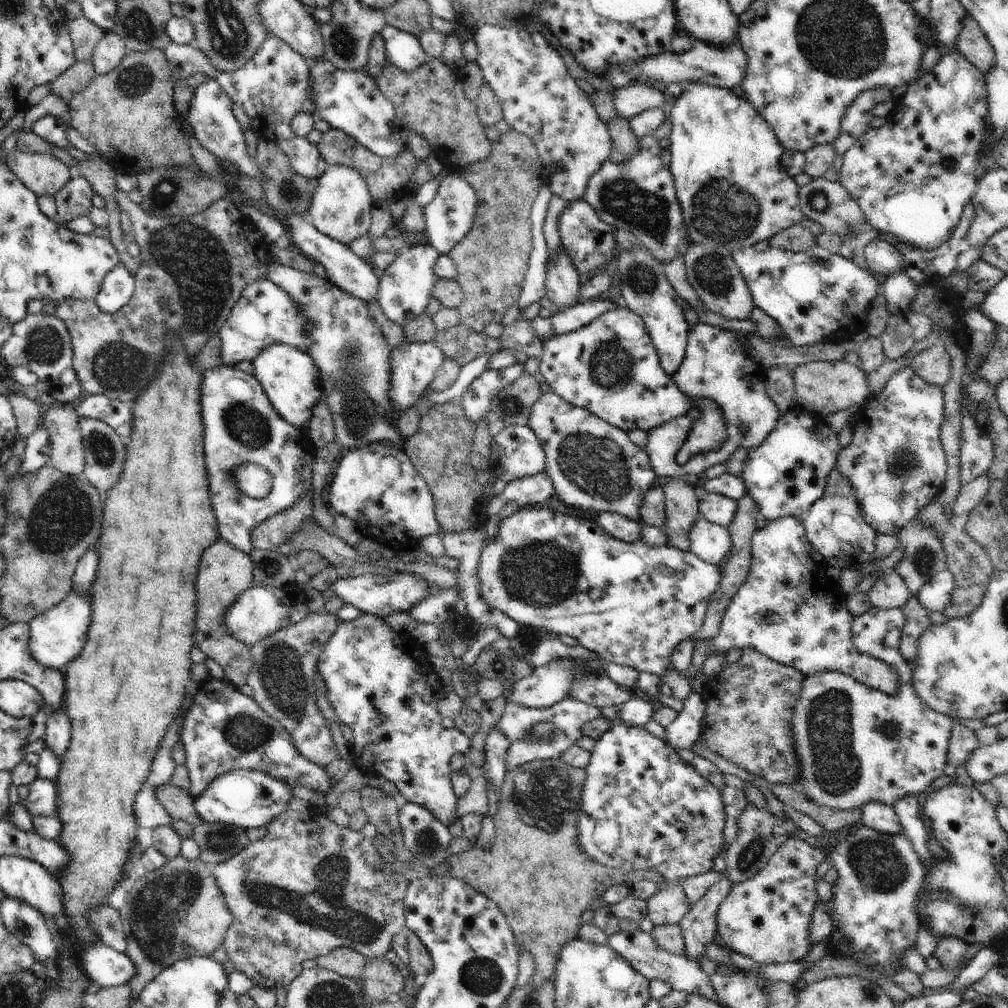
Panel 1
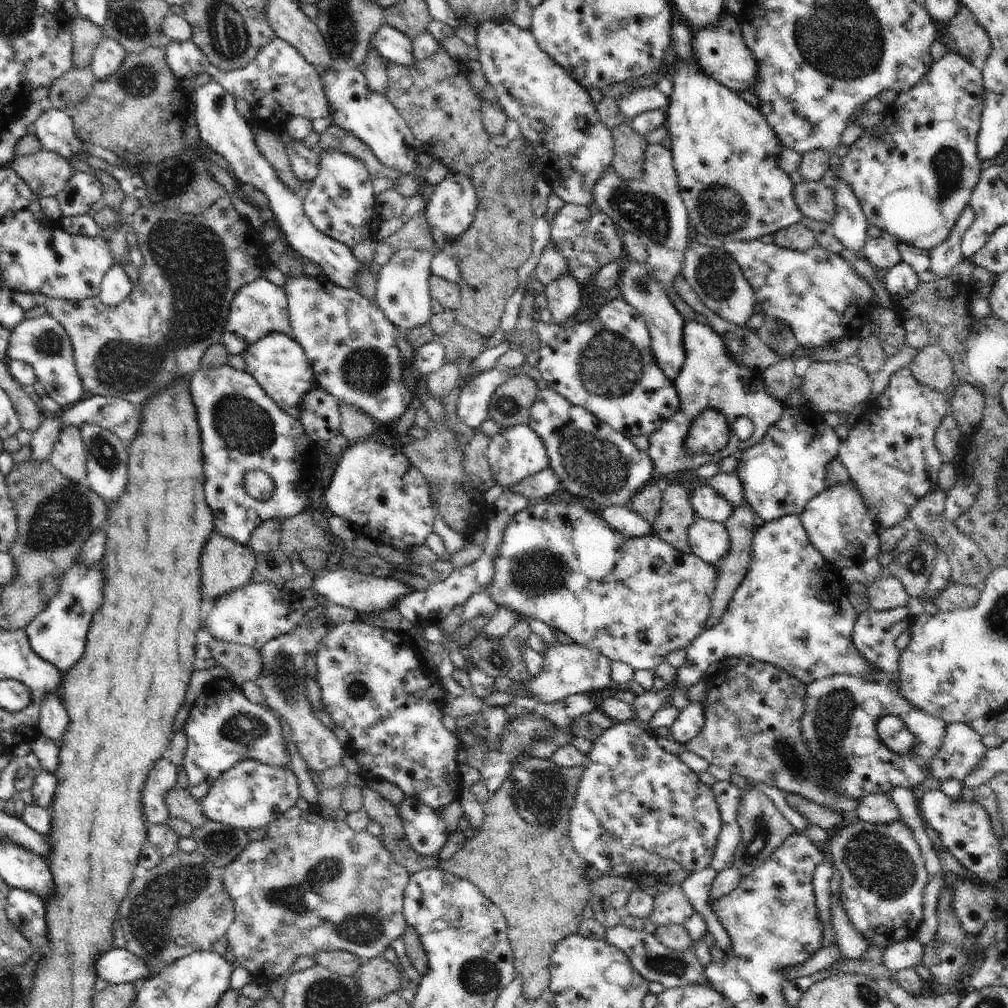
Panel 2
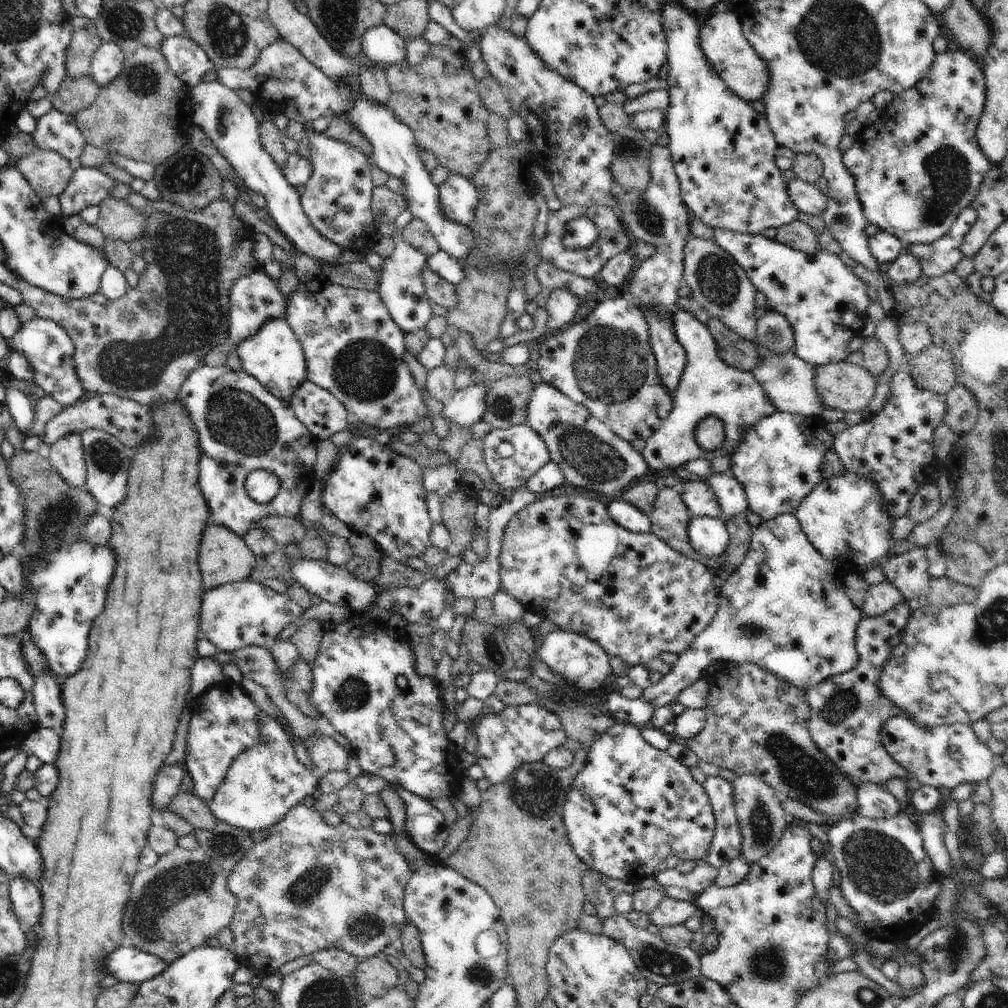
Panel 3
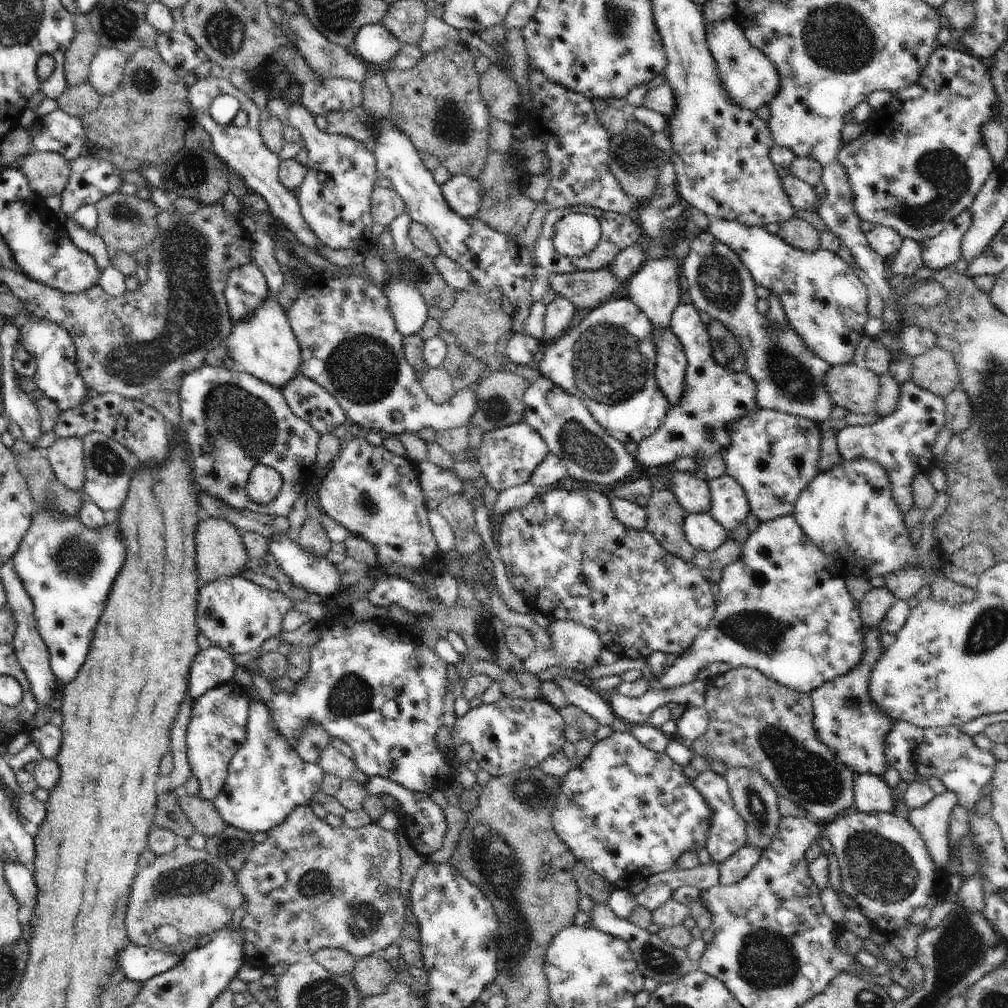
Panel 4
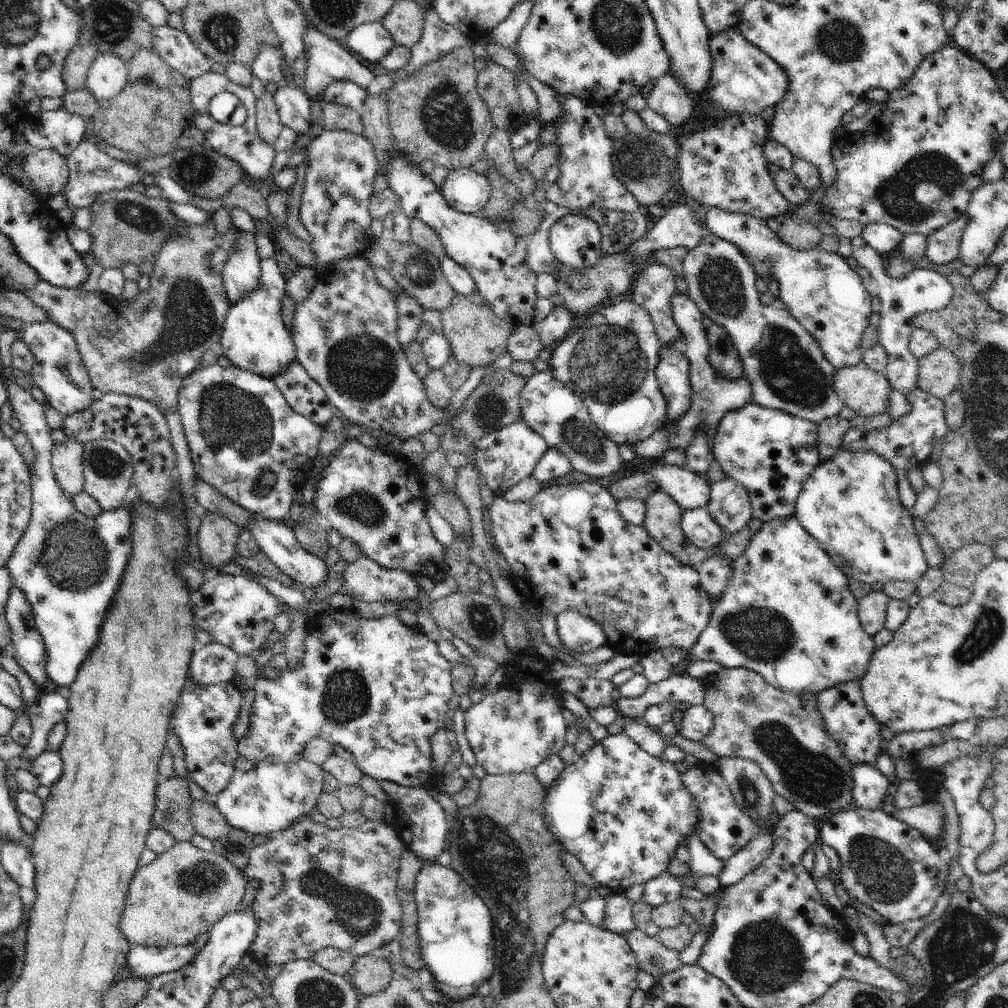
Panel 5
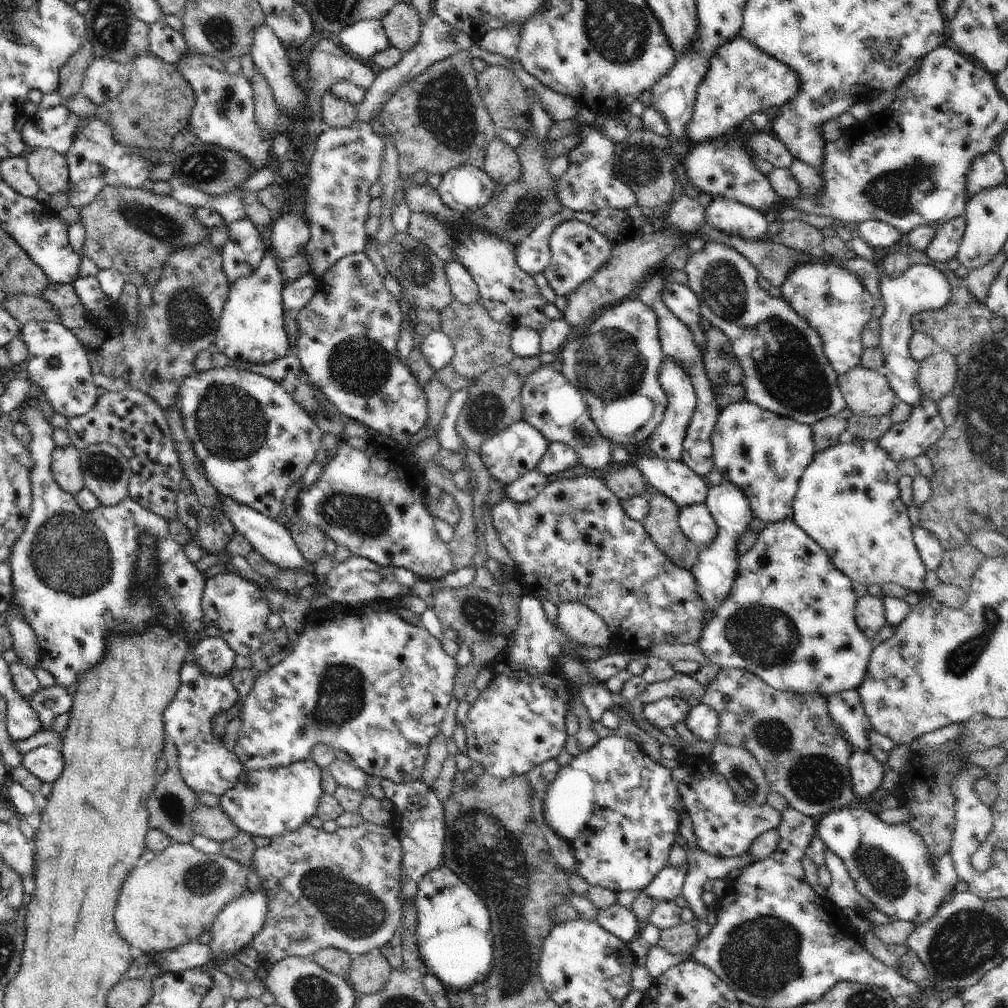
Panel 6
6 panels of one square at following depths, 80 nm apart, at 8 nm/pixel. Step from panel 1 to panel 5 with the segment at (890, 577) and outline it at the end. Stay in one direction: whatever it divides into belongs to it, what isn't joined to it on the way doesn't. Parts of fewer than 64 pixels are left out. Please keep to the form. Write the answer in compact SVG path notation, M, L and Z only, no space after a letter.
M870 592L857 600L857 614L862 630L870 637L880 632L885 624L886 608L891 599L884 592Z

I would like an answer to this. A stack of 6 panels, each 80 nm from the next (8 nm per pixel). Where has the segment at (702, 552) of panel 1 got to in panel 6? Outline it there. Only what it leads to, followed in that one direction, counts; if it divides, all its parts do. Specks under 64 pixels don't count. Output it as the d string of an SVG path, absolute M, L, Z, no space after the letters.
M705 502L680 508L678 524L684 537L688 538L698 550L705 550L716 540L717 526Z

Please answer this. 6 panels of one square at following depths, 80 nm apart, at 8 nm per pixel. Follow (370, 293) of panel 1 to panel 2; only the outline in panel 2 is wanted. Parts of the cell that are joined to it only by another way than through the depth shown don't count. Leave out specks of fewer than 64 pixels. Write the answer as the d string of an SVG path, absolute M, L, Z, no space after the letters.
M211 81L201 87L194 88L194 118L199 130L200 141L217 152L228 162L231 174L240 182L254 184L269 198L270 209L275 214L276 222L282 230L282 235L287 239L291 248L306 256L308 260L322 266L326 278L345 289L356 290L355 281L359 276L361 262L352 254L352 249L344 243L338 242L322 231L319 231L303 209L303 196L294 194L280 179L278 173L270 163L260 154L255 138L256 132L250 130L250 122L238 113L232 94L216 81Z

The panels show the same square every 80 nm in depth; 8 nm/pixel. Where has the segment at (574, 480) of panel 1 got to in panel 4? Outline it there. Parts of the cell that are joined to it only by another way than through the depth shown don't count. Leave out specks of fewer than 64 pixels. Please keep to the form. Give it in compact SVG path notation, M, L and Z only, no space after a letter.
M540 375L536 382L531 383L526 390L524 398L525 411L523 420L534 430L540 433L545 440L548 450L555 457L560 458L567 468L566 478L572 480L583 480L591 487L604 484L604 486L617 486L626 482L625 478L630 478L636 470L637 460L635 455L630 454L619 440L610 436L600 424L598 424L588 407L573 394L567 393L560 386L556 386L549 378Z

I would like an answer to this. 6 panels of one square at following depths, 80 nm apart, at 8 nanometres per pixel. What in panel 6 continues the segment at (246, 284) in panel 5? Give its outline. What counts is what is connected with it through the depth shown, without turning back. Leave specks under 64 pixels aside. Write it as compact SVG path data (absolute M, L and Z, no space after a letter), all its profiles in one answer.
M248 218L236 220L228 228L228 241L222 250L222 258L228 283L232 284L258 268L266 254L266 246L257 227Z

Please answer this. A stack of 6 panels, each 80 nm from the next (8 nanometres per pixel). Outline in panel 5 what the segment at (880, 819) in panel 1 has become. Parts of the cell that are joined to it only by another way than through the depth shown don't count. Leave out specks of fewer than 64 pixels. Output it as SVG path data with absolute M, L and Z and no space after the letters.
M851 764L853 778L853 803L857 808L877 810L884 806L884 800L891 785L876 764Z

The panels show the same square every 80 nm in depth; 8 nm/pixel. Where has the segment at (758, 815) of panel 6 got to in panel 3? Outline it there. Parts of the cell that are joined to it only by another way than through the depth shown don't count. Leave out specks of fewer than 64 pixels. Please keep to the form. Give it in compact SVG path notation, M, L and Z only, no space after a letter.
M709 776L702 785L708 793L715 814L715 837L704 862L722 868L741 851L741 828L735 813L733 784L724 778Z

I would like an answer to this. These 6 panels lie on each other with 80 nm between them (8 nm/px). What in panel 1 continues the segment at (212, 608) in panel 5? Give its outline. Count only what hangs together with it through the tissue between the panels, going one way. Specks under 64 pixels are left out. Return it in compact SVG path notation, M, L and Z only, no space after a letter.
M294 574L292 582L280 586L280 588L278 586L252 586L245 590L224 616L228 632L244 644L252 646L261 638L266 638L277 630L300 622L309 611L306 607L305 591L297 585L295 576L296 574Z

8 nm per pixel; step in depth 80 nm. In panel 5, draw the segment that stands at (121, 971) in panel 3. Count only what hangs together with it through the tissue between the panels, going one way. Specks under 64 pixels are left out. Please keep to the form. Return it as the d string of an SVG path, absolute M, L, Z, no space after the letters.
M196 945L172 946L166 949L148 946L136 946L128 952L127 968L134 974L133 978L150 980L160 974L178 971L202 952Z

